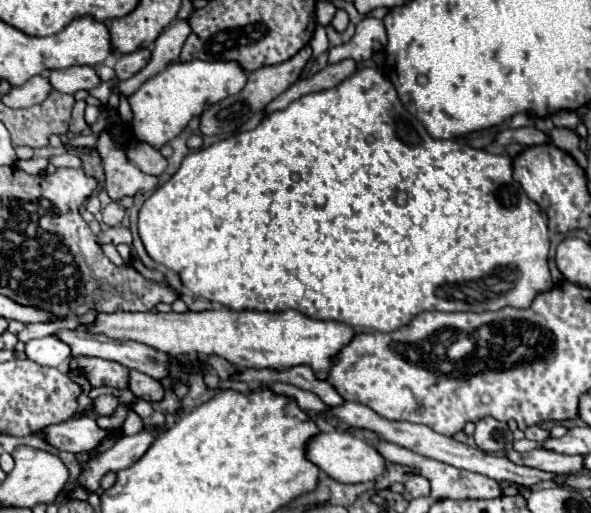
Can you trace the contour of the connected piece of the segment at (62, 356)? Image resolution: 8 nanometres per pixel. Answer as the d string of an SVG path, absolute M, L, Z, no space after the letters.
M44 336L26 342L26 356L42 366L62 368L70 356L70 346L64 344L58 336Z

